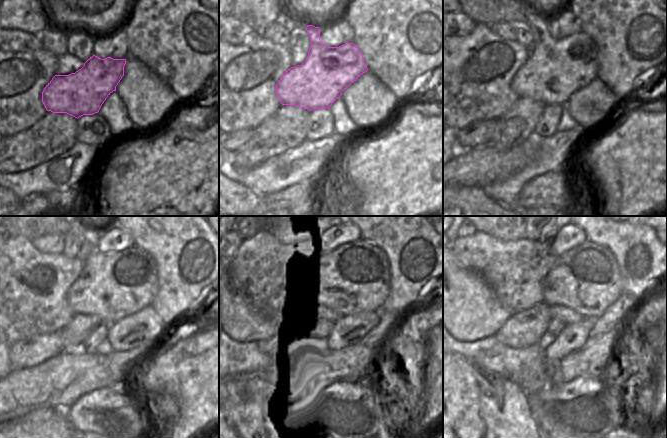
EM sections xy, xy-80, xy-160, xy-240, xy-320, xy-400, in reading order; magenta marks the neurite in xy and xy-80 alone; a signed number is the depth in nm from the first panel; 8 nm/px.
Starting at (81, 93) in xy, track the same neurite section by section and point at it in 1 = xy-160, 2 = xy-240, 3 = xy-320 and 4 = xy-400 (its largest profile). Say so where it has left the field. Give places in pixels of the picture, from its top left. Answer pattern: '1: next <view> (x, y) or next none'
1: next xy-160 (556, 68)
2: next xy-240 (113, 285)
3: next xy-320 (355, 278)
4: next xy-400 (586, 278)

